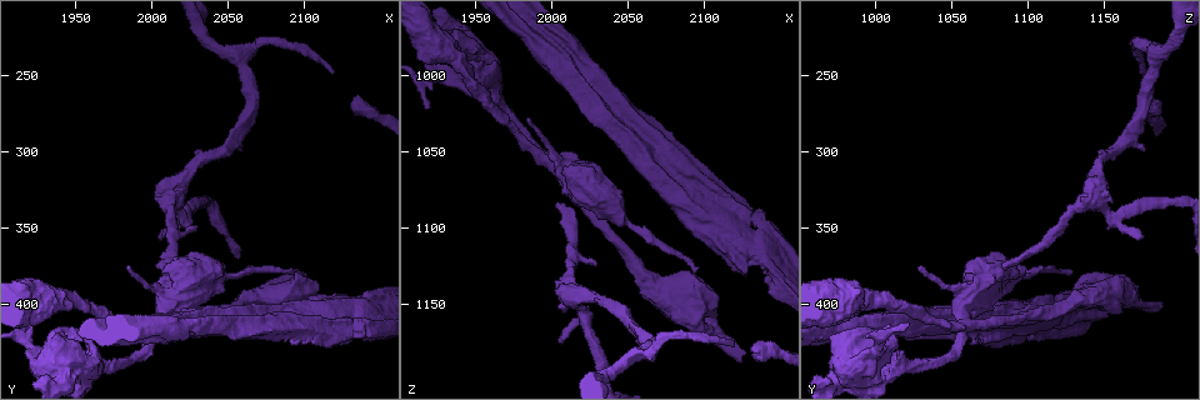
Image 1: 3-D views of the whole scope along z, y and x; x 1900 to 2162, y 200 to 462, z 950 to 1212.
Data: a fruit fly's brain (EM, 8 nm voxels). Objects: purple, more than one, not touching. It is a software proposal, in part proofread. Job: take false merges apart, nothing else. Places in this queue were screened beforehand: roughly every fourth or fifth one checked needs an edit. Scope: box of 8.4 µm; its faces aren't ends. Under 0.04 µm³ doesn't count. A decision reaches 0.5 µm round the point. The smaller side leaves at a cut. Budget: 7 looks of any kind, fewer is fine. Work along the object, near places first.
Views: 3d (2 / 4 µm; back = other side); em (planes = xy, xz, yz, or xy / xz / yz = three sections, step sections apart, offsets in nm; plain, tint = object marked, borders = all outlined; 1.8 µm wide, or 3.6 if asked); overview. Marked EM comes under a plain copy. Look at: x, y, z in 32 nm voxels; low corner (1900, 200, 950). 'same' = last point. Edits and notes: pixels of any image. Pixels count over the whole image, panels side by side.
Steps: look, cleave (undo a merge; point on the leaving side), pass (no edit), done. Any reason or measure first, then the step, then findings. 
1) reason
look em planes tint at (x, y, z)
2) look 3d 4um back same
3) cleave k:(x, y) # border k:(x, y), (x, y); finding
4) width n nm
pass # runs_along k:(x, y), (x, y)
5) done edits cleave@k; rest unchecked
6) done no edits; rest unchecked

four-way junction
look em planes tint at (2000, 416, 1058)

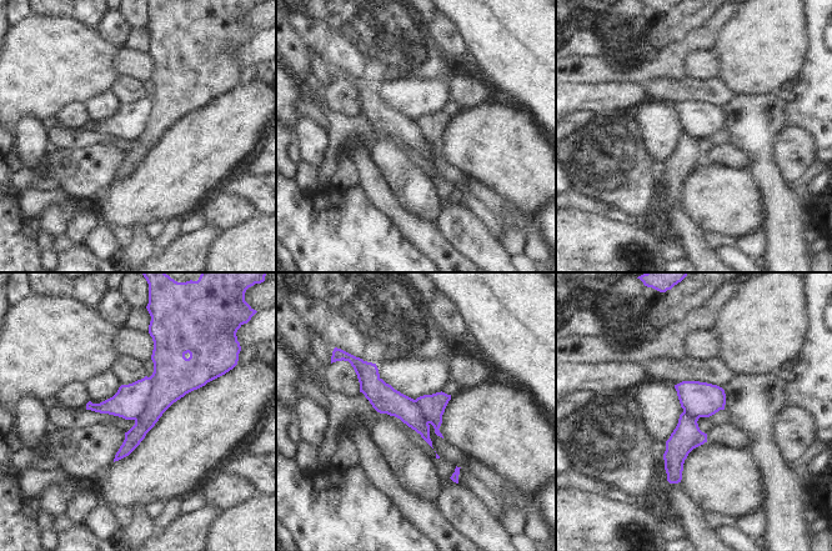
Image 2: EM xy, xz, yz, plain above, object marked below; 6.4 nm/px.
cleave 2:(130, 400) # two cells meet here

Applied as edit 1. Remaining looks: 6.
thick turns thin
look em xz step 8 tint at (2028, 306, 1146)

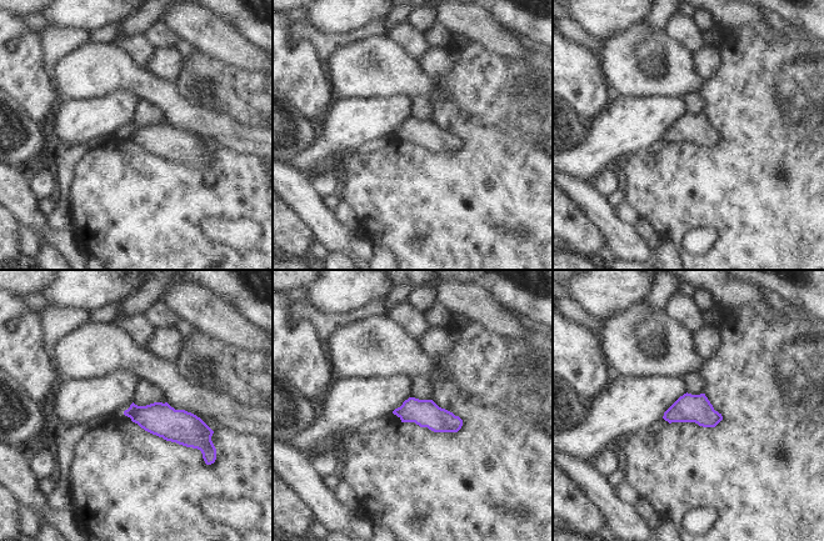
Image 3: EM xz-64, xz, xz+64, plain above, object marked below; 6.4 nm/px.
another direction
look em planes tint same

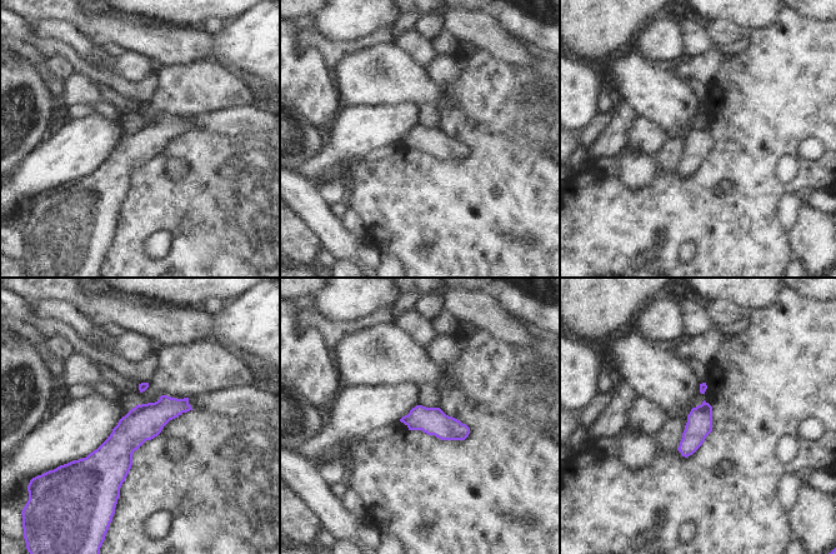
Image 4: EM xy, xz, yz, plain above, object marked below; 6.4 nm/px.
pass # runs_along 4:(185, 402), (114, 457), (114, 488); continuous, no second cell

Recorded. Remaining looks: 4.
sharp bend
look em yz step 8 tint at (2056, 240, 1184)

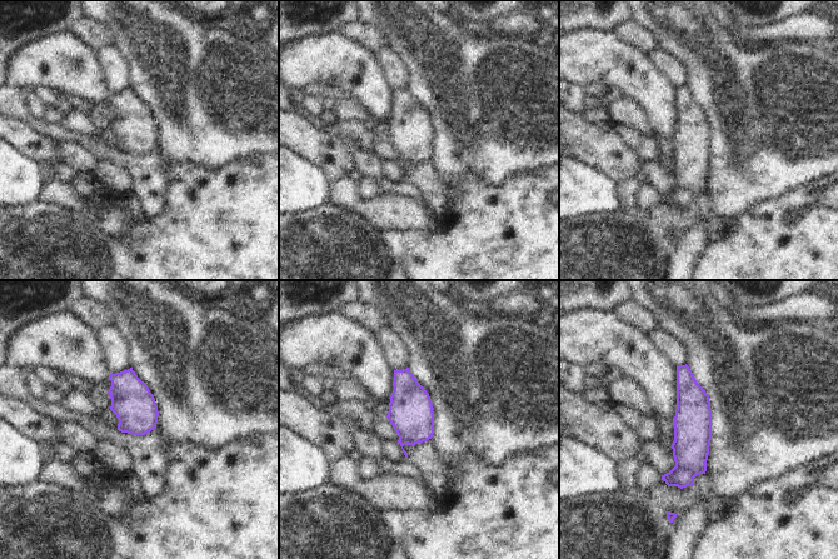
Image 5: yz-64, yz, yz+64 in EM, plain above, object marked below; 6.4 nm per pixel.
pass # runs_along 5:(684, 368), (688, 465), (671, 483); all the same cell

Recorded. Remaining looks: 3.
done edits cleave@2; rest unchecked

